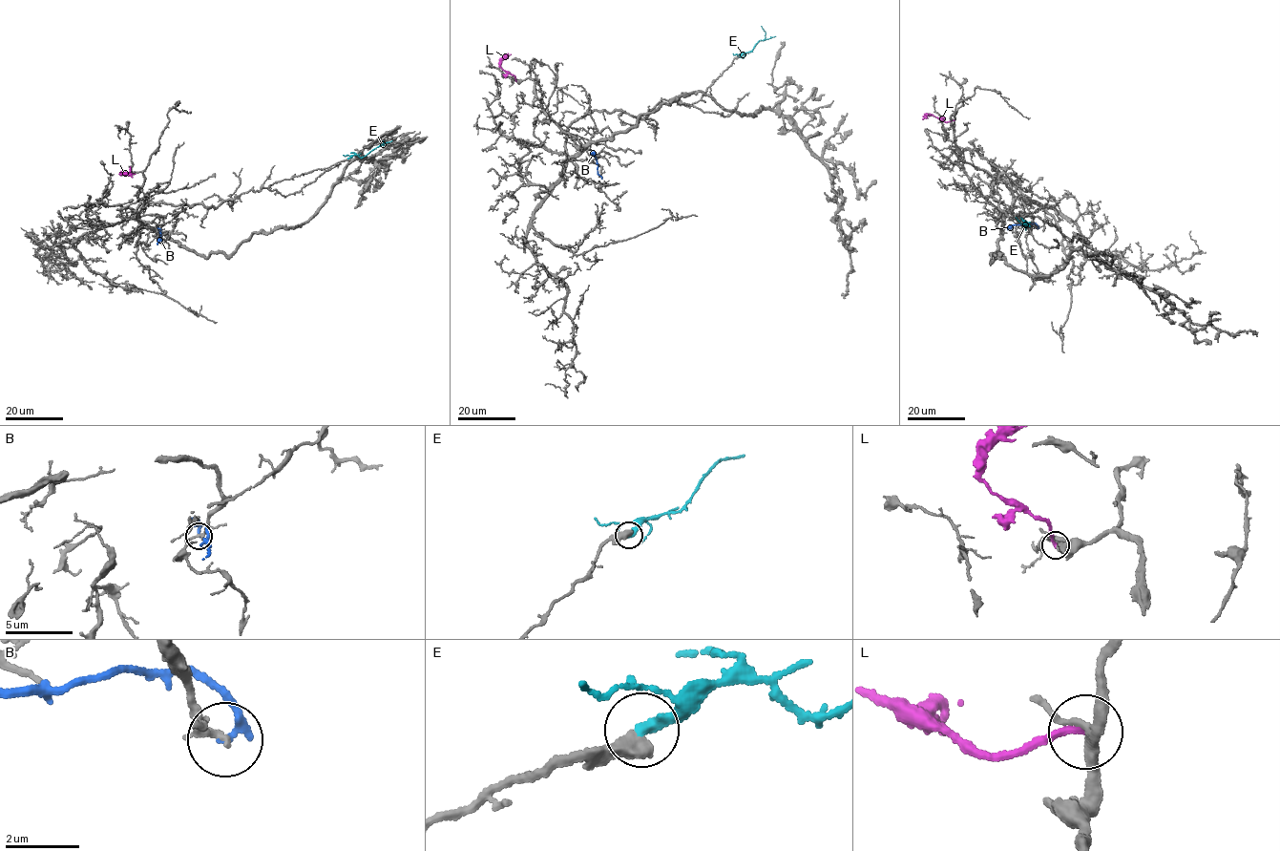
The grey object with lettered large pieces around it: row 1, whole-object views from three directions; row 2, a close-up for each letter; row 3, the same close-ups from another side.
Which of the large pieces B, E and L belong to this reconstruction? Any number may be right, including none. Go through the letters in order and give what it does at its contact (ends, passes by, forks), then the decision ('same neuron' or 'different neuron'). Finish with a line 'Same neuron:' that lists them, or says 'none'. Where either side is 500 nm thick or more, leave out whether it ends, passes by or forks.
B: it ends | different neuron
E: it ends | same neuron
L: it ends | different neuron
Same neuron: E

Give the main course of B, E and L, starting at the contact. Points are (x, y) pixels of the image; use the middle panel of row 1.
B: (601, 177), (597, 173), (596, 157), (591, 154)
E: (740, 56), (765, 38), (765, 31), (761, 26)
L: (516, 81), (500, 66), (504, 58), (511, 54)

